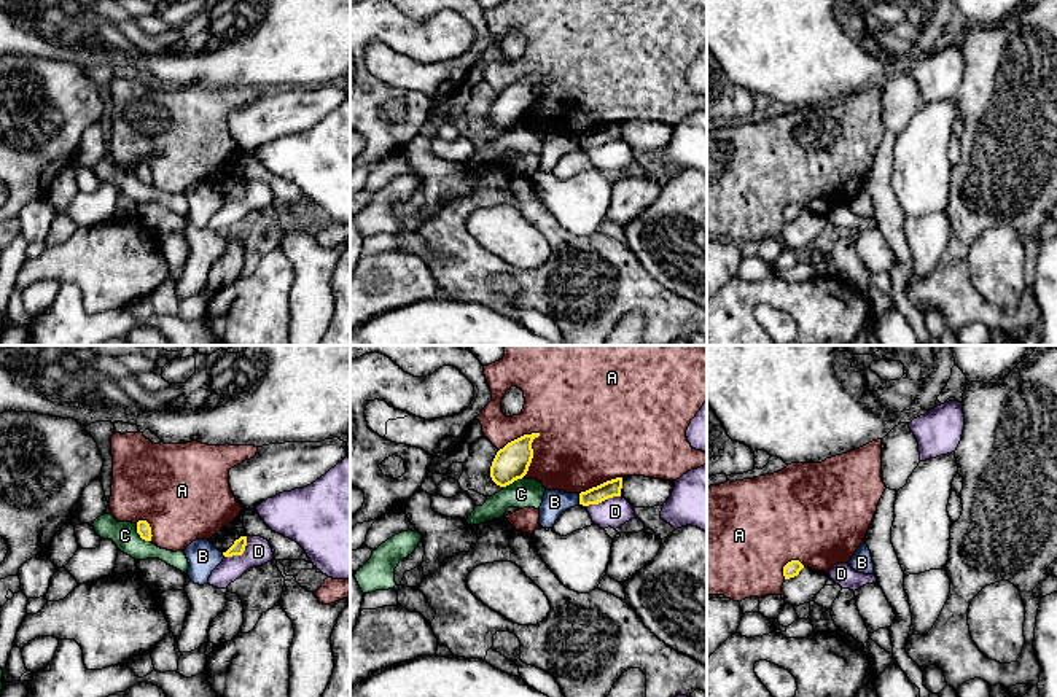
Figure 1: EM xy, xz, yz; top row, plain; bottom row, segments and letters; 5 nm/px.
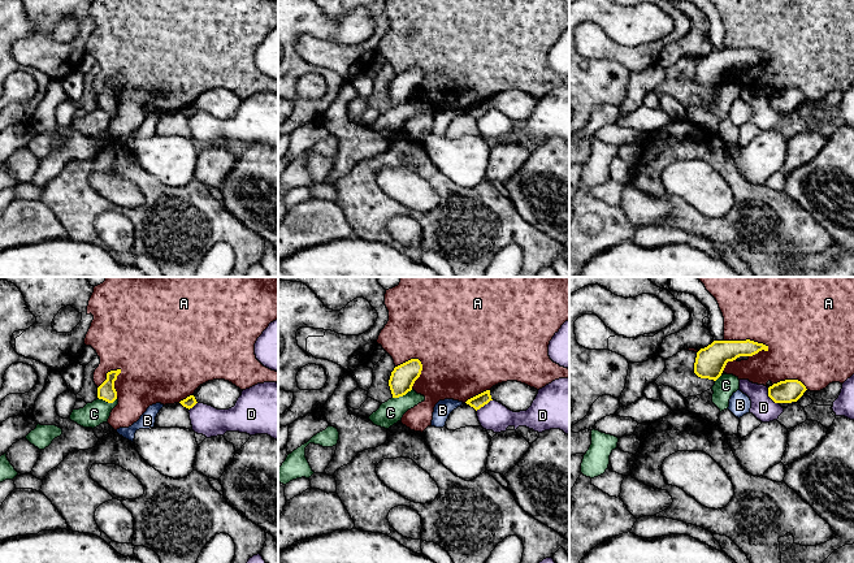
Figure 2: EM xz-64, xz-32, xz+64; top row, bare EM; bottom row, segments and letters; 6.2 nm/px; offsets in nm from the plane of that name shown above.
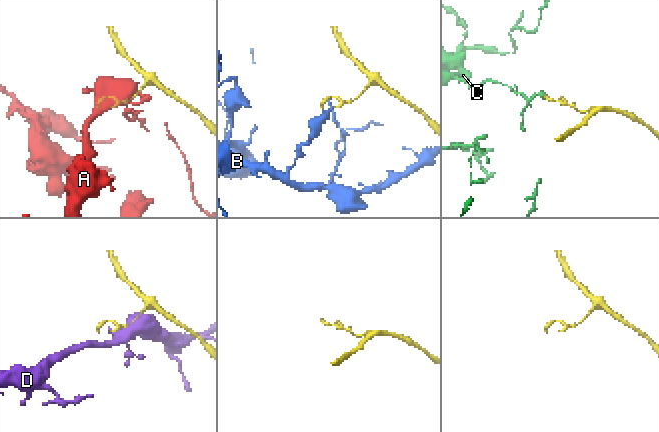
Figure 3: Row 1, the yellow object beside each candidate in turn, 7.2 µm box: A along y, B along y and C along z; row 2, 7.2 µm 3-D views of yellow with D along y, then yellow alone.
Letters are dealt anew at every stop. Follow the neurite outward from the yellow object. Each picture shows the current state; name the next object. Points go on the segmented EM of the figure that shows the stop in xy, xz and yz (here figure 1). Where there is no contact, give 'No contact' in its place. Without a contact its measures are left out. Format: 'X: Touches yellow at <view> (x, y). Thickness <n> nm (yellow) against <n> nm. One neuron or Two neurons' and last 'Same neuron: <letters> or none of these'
A: Touches yellow at xz (532, 454). Thickness 170 nm (yellow) against 440 nm. Two neurons
B: Touches yellow at xz (580, 500). Thickness 90 nm (yellow) against 130 nm. Two neurons
C: Touches yellow at xy (139, 533). Thickness 70 nm (yellow) against 130 nm. Two neurons
D: Touches yellow at xy (241, 554). Thickness 70 nm (yellow) against 140 nm. Two neurons
Same neuron: none of these

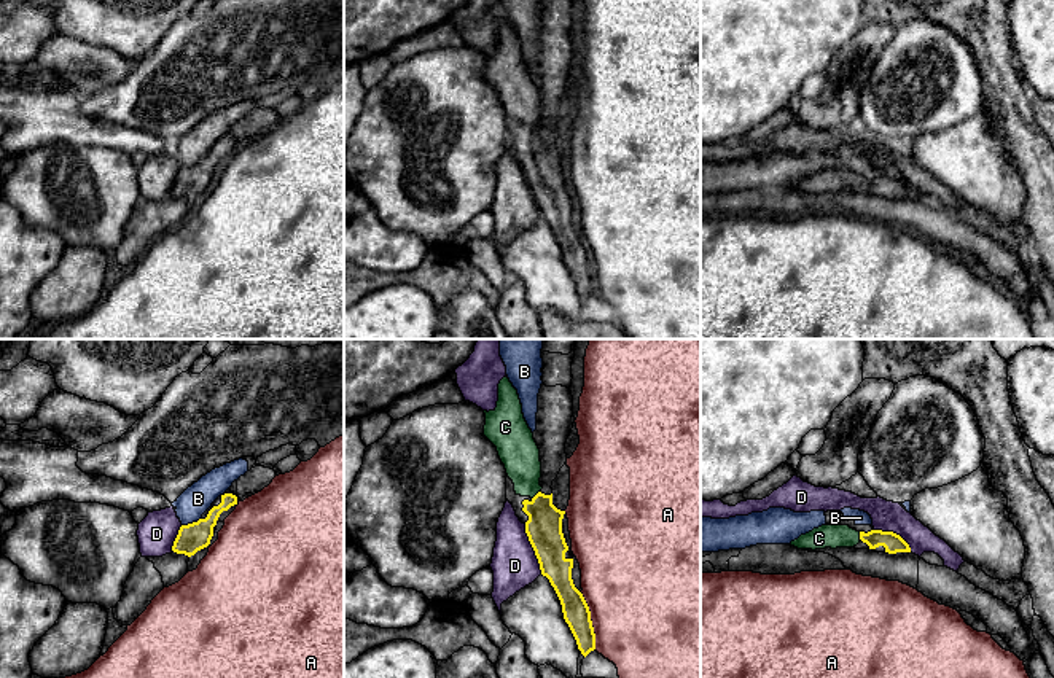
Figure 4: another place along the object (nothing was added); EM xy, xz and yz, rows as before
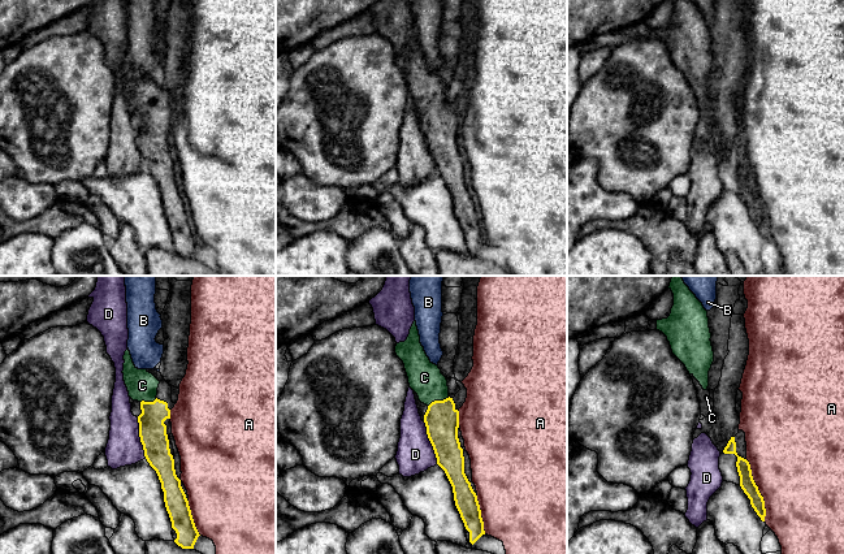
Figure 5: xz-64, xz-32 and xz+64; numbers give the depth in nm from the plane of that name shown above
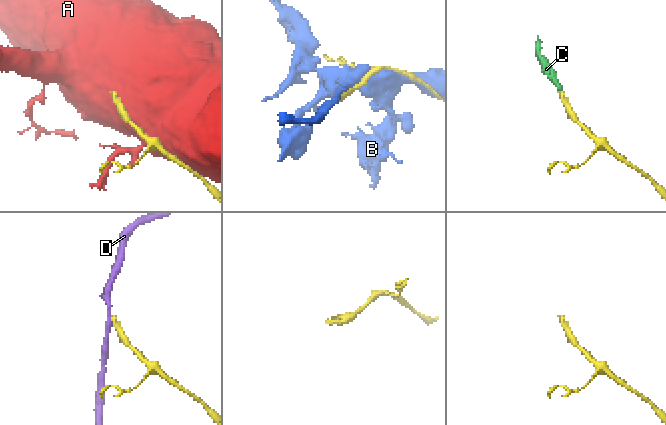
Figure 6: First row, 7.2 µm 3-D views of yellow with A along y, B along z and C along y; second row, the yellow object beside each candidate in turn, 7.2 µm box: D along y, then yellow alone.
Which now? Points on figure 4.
A: Touches yellow at xz (591, 621). Thickness 140 nm (yellow) against 500 nm. Two neurons
B: Touches yellow at xy (190, 524). Thickness 140 nm (yellow) against 150 nm. Two neurons
C: Touches yellow at xz (535, 495). Thickness 180 nm (yellow) against 200 nm. One neuron
D: Touches yellow at xz (534, 549). Thickness 180 nm (yellow) against 240 nm. Two neurons
Same neuron: C

